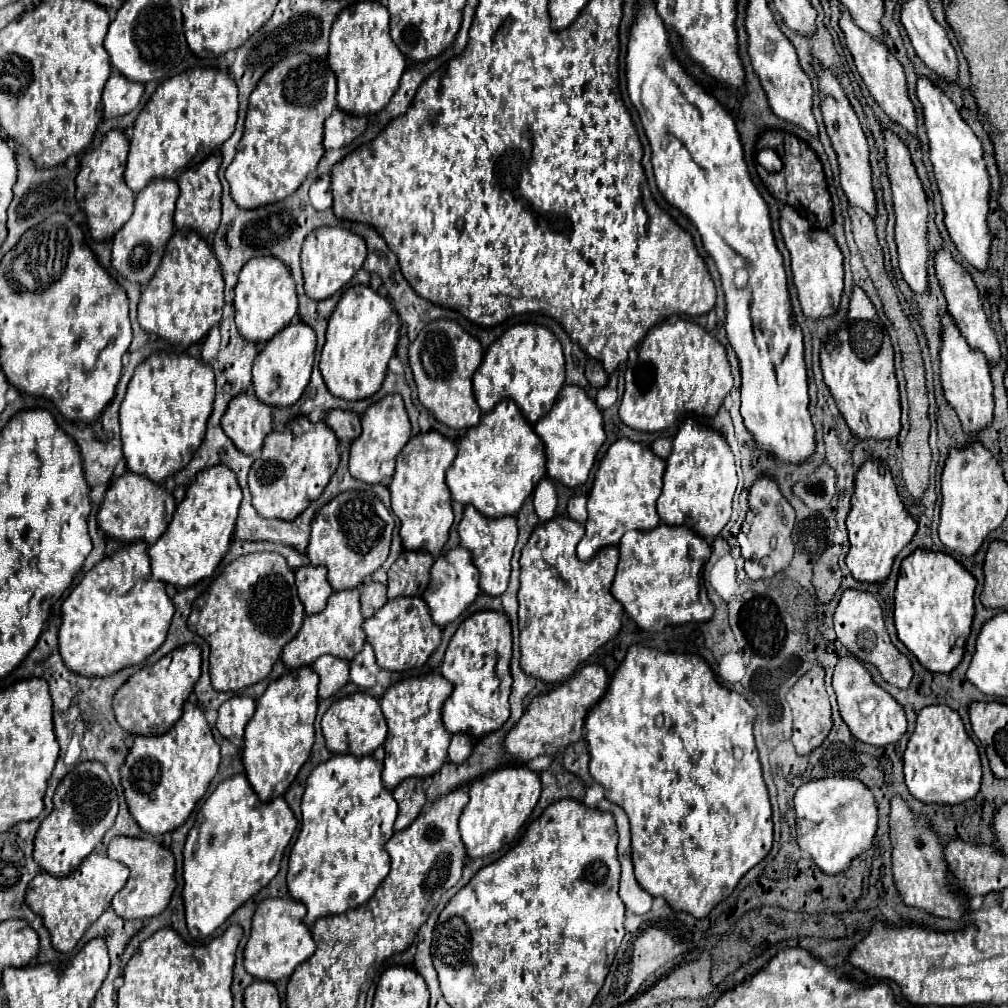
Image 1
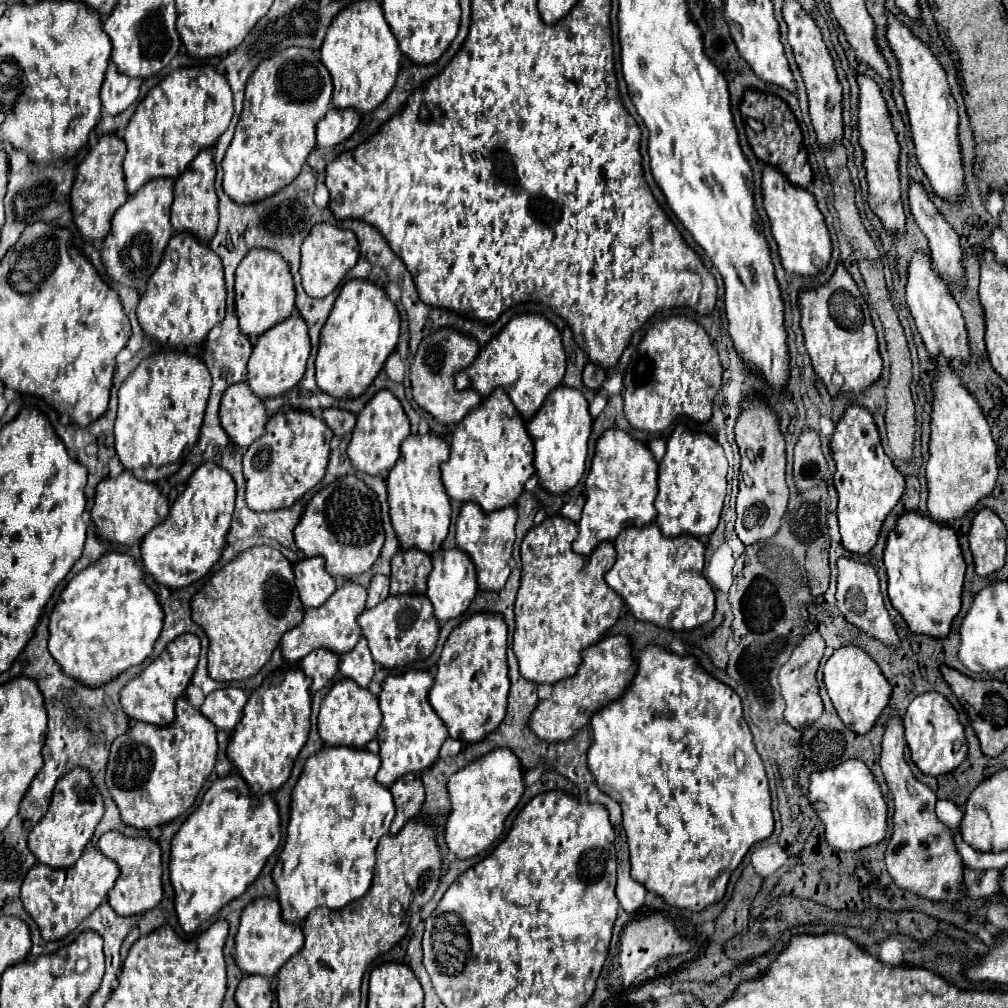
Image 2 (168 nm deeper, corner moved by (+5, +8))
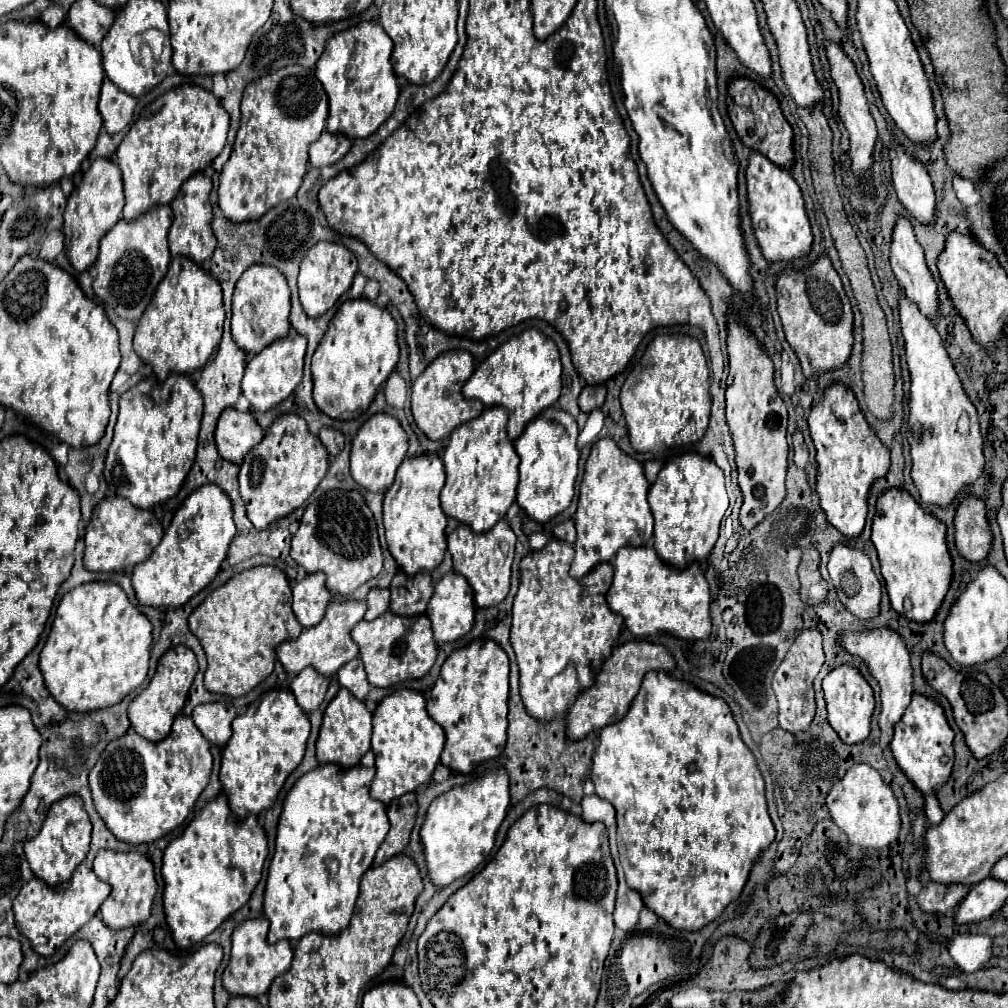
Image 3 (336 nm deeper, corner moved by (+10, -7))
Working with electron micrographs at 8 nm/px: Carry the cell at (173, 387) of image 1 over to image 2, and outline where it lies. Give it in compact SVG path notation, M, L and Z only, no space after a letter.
M175 350L145 358L119 388L115 452L125 470L145 482L175 474L181 468L183 454L197 442L209 388L211 376L199 358Z

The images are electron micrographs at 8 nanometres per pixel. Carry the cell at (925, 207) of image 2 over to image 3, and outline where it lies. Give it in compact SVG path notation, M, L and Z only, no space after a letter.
M900 147L890 149L892 159L892 183L896 195L912 219L922 225L934 225L936 201L932 181L922 163L908 157Z

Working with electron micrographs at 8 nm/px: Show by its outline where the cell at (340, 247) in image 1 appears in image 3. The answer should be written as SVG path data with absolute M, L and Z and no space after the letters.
M330 241L316 243L312 249L308 249L308 253L300 263L300 275L298 275L298 291L304 311L310 317L322 317L338 301L338 297L350 289L356 271L358 263L354 253L342 243L330 243Z

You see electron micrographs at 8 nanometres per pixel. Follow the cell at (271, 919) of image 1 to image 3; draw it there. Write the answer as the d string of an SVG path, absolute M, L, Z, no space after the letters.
M258 917L258 919L248 919L244 923L240 923L234 933L232 933L232 953L230 953L230 963L226 967L226 973L222 975L222 983L226 987L228 993L232 995L248 995L248 997L258 997L262 993L268 991L270 983L282 975L284 971L288 971L288 967L292 965L292 947L288 939L276 941L276 943L268 943L266 935L268 935L268 919L266 917Z

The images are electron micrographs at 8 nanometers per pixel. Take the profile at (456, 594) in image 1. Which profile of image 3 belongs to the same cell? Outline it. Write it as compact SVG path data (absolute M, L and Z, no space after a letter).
M446 573L434 585L426 617L432 621L438 643L464 637L474 623L474 595L468 581L462 575Z

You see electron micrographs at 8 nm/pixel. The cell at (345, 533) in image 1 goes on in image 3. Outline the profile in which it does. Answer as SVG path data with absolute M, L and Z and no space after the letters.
M334 489L310 503L300 519L300 527L292 537L290 557L306 569L306 573L326 573L328 591L350 595L360 585L376 577L382 569L382 549L378 543L376 521L362 493Z

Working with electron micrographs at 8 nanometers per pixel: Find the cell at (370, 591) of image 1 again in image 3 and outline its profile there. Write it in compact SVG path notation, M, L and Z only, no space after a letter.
M370 589L368 599L366 599L366 605L368 605L368 611L366 611L364 619L366 619L366 621L376 619L376 617L382 615L384 611L388 611L390 591L388 591L388 589Z

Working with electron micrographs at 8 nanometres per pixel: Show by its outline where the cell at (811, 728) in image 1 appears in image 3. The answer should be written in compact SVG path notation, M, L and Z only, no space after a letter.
M808 629L798 635L794 645L790 647L786 659L776 669L772 679L772 689L776 693L778 705L780 705L780 727L788 733L800 733L810 727L814 715L816 715L816 703L814 703L814 689L812 681L818 675L820 667L824 663L824 651L822 651L822 635L816 629Z

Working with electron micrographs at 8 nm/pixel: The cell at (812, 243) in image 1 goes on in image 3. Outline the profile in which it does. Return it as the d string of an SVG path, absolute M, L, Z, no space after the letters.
M760 153L750 155L750 165L746 171L748 183L748 201L750 215L758 245L768 263L792 263L810 253L814 237L810 229L810 221L804 209L804 197L792 173L774 165Z

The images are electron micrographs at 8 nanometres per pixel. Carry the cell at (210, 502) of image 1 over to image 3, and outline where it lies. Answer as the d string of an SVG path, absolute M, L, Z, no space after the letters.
M206 483L192 491L176 511L162 541L152 555L134 567L132 587L142 605L180 607L198 591L202 591L220 571L228 545L236 533L232 519L232 501L220 487Z

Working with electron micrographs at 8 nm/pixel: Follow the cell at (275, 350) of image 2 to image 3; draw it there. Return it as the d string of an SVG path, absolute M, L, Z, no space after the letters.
M290 331L290 335L274 341L248 361L242 379L242 393L250 401L252 411L268 411L276 407L300 385L304 355L306 355L306 339L296 331Z

